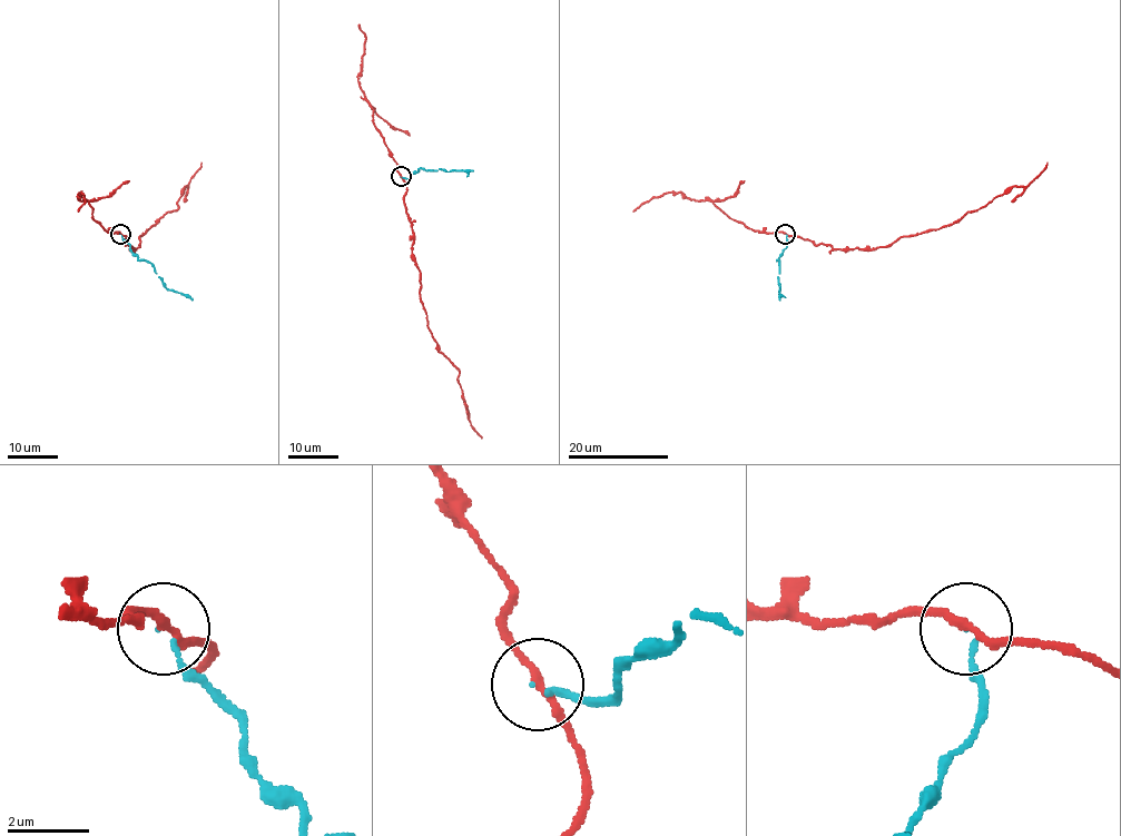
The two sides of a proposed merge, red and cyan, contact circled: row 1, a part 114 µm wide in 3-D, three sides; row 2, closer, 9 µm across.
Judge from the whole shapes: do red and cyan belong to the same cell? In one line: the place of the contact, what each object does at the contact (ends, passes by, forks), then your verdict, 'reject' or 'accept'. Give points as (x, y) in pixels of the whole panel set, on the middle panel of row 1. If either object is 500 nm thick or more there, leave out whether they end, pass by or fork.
place (401, 176); red passes by; cyan ends; reject

